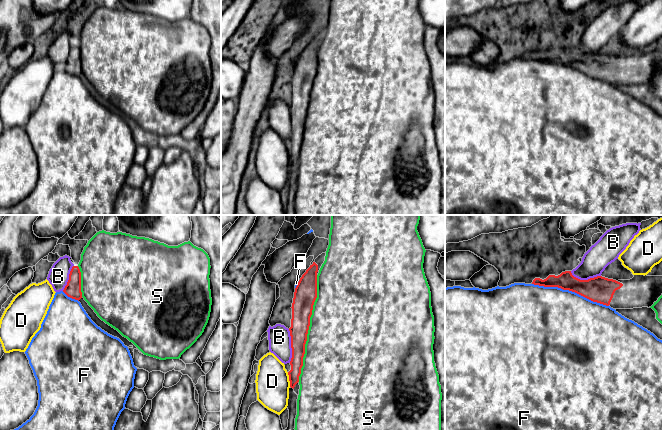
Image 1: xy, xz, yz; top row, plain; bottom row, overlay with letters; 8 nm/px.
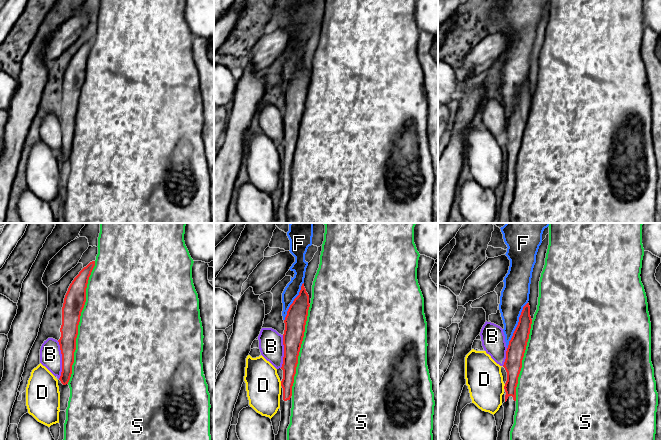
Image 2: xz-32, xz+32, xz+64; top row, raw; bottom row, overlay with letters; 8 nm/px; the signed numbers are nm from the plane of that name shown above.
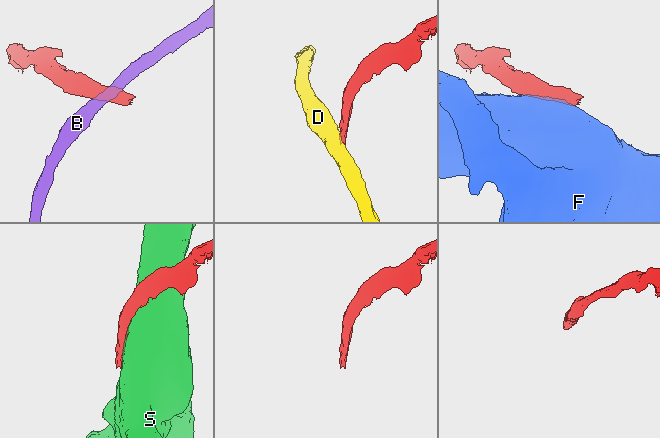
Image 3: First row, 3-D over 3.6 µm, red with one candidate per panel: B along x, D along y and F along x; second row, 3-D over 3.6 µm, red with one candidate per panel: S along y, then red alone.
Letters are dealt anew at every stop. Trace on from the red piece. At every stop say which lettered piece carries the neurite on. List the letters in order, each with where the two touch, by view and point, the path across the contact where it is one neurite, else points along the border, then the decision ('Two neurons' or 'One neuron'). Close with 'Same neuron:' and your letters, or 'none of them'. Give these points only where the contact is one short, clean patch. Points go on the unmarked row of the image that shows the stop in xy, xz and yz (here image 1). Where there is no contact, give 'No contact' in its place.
B: Touches red at xz (291, 122). Boundary: xz (288, 105), (291, 121), (290, 138). Two neurons
D: Touches red at xz (289, 155). Boundary: xz (287, 148), (290, 162). Two neurons
F: Touches red at yz (570, 66). Two neurons
S: Touches red at xz (308, 104). Two neurons
Same neuron: none of them

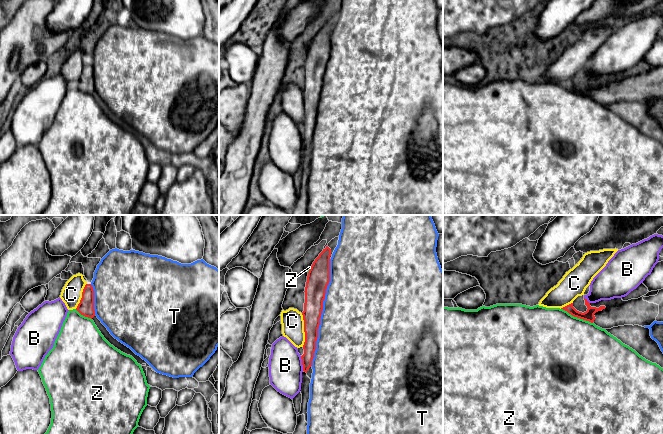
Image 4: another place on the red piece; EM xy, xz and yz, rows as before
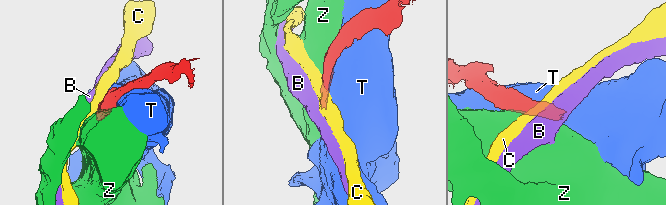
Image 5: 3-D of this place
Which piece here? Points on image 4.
B: Touches red at xz (302, 139). Boundary: xz (300, 132), (303, 146). Two neurons
C: Touches red at xz (304, 106). Boundary: xz (301, 89), (304, 105), (303, 122). Two neurons
T: Touches red at xz (321, 88). Two neurons
Z: Touches red at yz (577, 93). Two neurons
Same neuron: none of them

